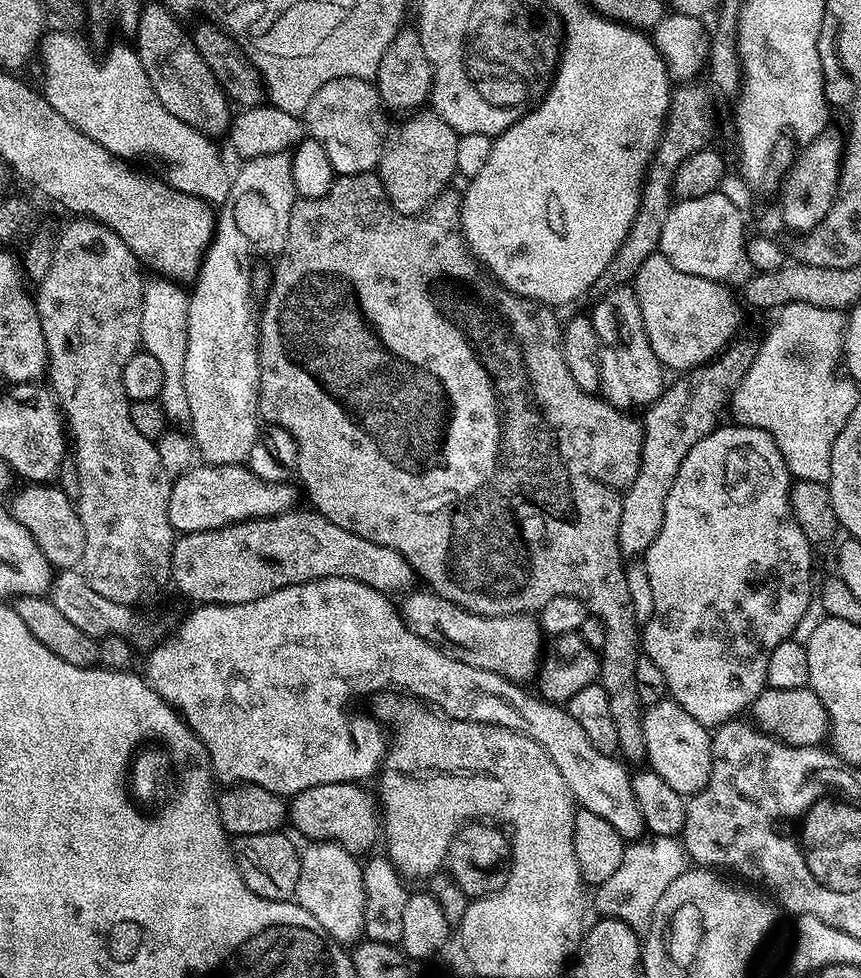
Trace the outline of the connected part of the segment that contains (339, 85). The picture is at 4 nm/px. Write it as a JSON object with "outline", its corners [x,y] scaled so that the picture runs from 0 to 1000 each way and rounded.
{"outline":[[[390,80],[372,88],[360,100],[359,107],[351,117],[354,136],[367,143],[379,153],[380,162],[391,179],[409,180],[411,177],[432,176],[439,169],[443,153],[447,144],[447,131],[437,127],[439,117],[444,115],[441,105],[441,94],[436,85],[418,80]]]}

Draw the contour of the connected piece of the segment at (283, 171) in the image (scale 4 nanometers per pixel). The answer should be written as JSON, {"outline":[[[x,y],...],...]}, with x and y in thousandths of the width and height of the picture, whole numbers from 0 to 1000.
{"outline":[[[333,154],[321,155],[309,157],[308,160],[295,161],[293,163],[285,163],[279,169],[280,172],[273,174],[272,179],[268,181],[269,189],[267,190],[266,200],[254,210],[253,220],[251,221],[251,231],[249,234],[249,244],[245,249],[242,252],[240,258],[237,260],[237,266],[232,270],[232,277],[228,279],[228,284],[225,289],[221,294],[221,302],[218,305],[218,324],[216,325],[216,374],[214,375],[214,394],[216,395],[216,411],[221,411],[221,441],[222,449],[225,451],[226,461],[230,463],[231,469],[238,474],[283,474],[288,469],[290,464],[290,456],[295,456],[298,445],[304,437],[304,430],[302,428],[302,345],[300,343],[300,323],[295,318],[293,320],[293,265],[296,262],[316,262],[319,263],[322,260],[330,257],[330,248],[332,247],[332,235],[337,231],[337,219],[339,218],[339,213],[345,207],[345,198],[341,194],[341,182],[339,181],[339,162]]]}

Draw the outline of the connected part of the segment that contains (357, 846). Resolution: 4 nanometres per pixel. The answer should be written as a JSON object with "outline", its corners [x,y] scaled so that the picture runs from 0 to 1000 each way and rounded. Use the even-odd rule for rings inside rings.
{"outline":[[[412,801],[360,804],[360,808],[351,808],[338,815],[334,838],[354,855],[354,860],[384,861],[415,877],[422,876],[422,871],[431,872],[444,855],[444,827],[438,815]]]}

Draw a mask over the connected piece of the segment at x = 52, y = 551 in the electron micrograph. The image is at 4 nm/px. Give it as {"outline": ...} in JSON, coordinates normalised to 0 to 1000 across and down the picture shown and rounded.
{"outline":[[[37,493],[24,503],[15,502],[12,522],[16,531],[30,540],[35,550],[44,556],[44,562],[53,566],[53,571],[60,576],[62,582],[77,581],[92,582],[98,571],[98,539],[93,533],[93,525],[78,502],[69,497],[57,497],[51,493]]]}

